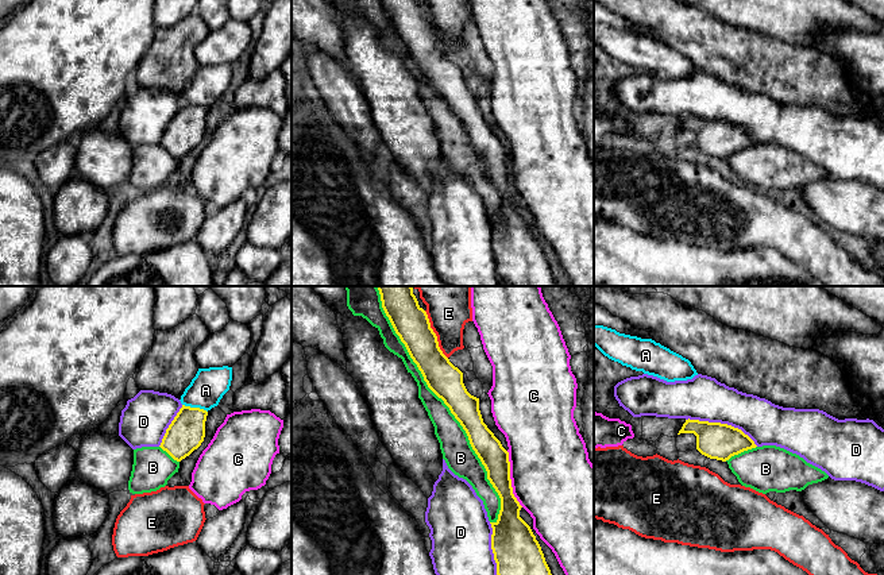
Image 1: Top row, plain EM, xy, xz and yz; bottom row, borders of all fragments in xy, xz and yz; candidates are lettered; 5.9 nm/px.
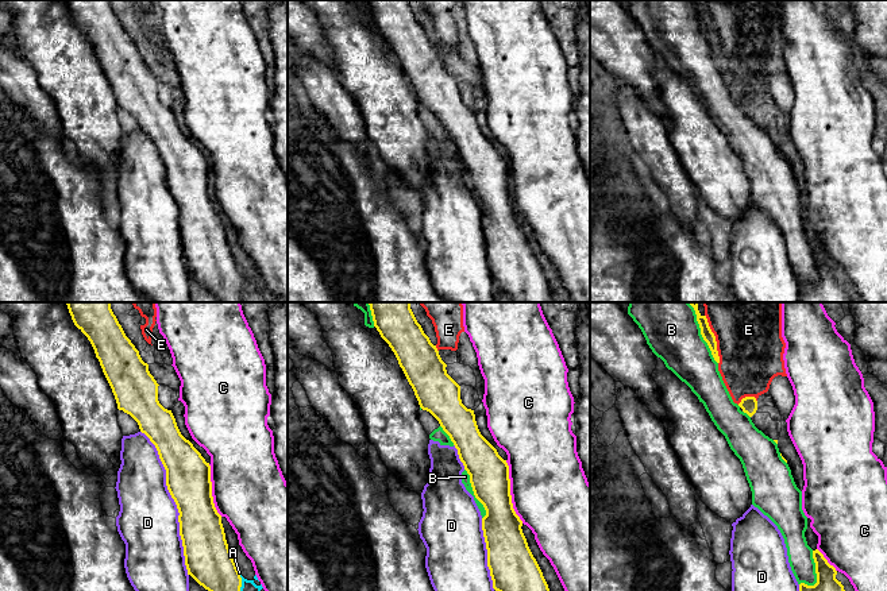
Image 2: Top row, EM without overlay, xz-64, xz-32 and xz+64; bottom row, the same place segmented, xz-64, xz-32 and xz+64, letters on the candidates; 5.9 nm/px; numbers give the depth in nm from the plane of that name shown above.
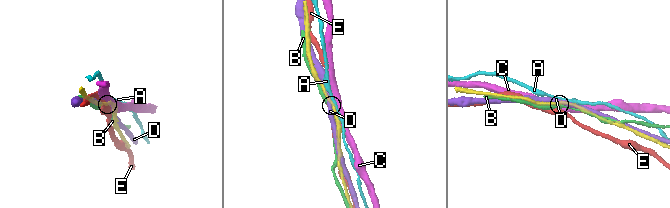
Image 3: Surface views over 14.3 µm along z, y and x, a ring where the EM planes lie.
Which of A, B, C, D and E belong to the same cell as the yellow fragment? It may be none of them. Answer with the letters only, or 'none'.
none

